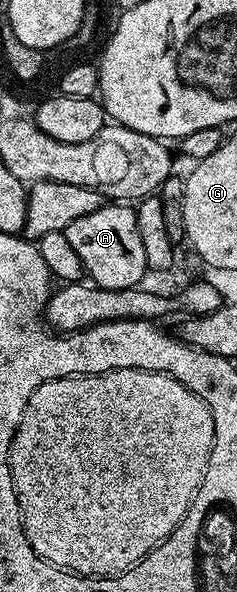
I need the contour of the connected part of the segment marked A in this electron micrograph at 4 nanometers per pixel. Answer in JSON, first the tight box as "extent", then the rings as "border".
{"extent":[66,205,148,289],"border":[[[104,205],[97,209],[97,213],[89,213],[89,217],[77,217],[77,221],[67,227],[66,234],[69,245],[73,245],[77,257],[81,257],[83,270],[94,286],[129,289],[144,282],[143,275],[148,274],[145,245],[141,245],[134,206],[112,209],[110,205]]]}

